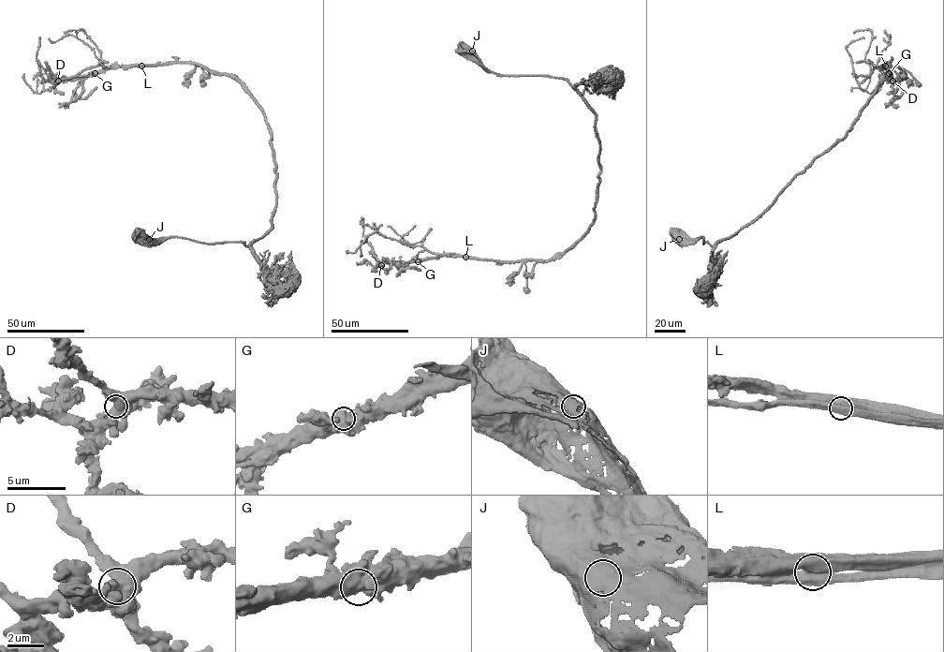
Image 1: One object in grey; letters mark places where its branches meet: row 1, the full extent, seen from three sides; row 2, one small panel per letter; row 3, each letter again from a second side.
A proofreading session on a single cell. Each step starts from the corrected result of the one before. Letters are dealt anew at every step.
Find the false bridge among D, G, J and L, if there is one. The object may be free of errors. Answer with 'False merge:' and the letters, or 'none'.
False merge: L

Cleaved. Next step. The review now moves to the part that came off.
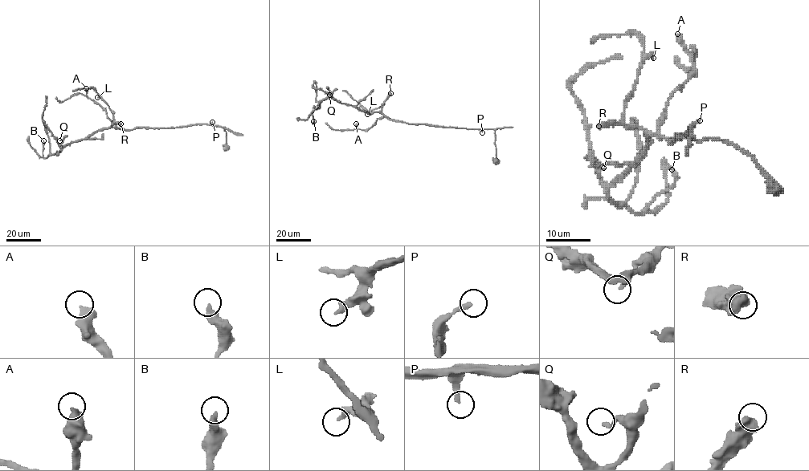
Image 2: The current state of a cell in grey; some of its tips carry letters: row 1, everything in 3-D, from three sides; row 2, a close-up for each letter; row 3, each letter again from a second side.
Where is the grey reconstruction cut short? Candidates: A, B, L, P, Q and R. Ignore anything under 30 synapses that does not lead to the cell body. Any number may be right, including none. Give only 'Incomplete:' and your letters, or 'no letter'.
Incomplete: P

